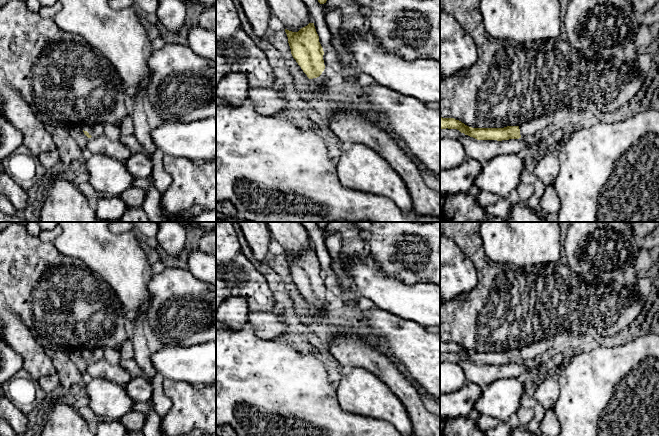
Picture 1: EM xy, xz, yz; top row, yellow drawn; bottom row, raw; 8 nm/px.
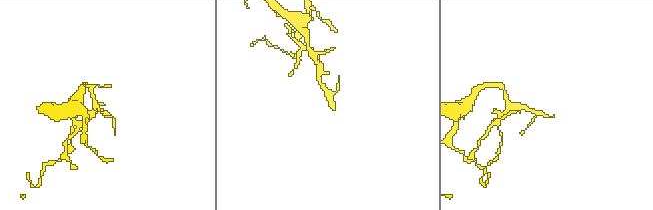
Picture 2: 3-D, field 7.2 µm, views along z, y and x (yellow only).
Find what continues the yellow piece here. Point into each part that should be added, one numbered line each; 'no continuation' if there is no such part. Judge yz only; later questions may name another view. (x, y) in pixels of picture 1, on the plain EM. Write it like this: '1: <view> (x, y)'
1: yz (534, 351)

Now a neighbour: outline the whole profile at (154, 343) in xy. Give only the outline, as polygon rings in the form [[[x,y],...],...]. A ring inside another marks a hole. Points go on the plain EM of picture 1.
[[[143,321],[143,332],[146,337],[147,346],[151,354],[167,345],[153,332],[147,321]]]

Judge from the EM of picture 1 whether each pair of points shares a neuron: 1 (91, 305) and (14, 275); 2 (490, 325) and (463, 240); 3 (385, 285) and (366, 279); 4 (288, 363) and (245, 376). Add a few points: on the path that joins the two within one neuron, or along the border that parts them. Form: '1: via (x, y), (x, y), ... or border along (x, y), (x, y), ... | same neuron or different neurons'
1: via (72, 305), (44, 305), (33, 294) | same neuron
2: via (490, 304), (490, 275), (481, 261) | same neuron
3: via (380, 285), (375, 285), (371, 282) | same neuron
4: via (277, 374), (275, 376), (256, 376) | same neuron

